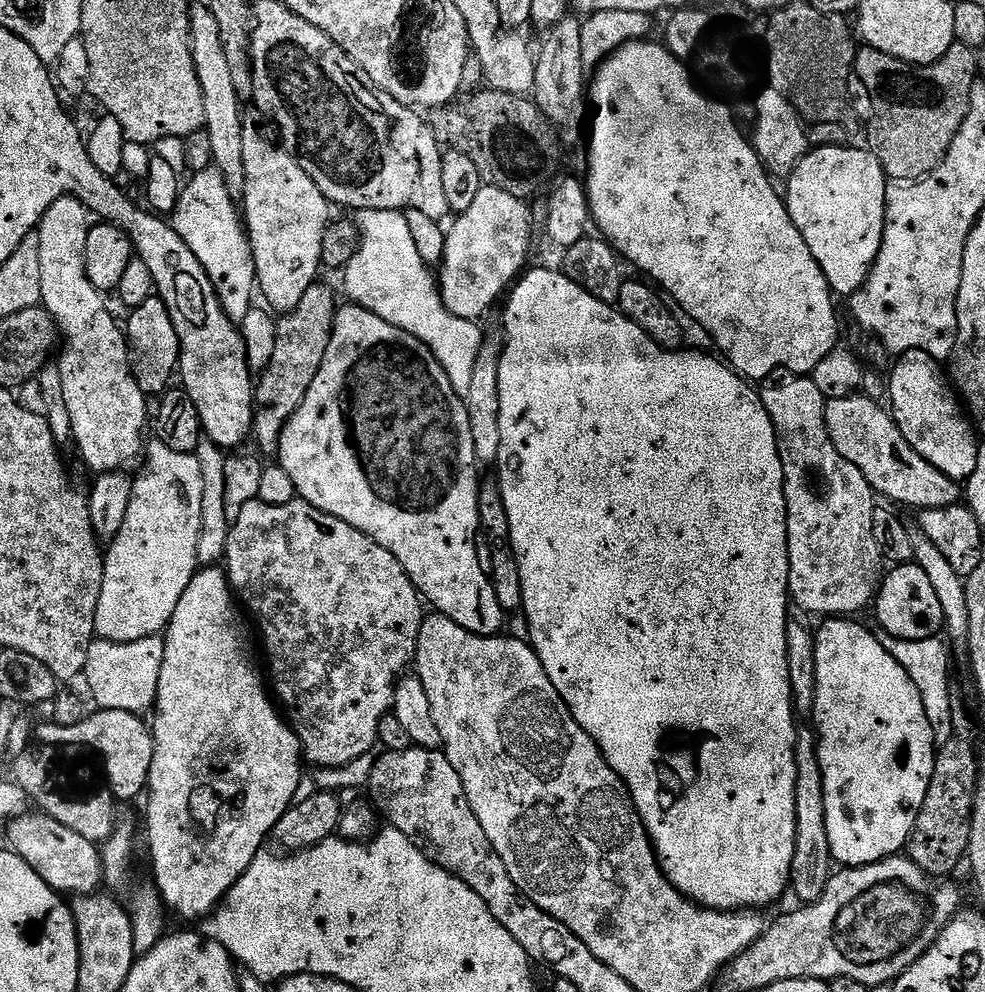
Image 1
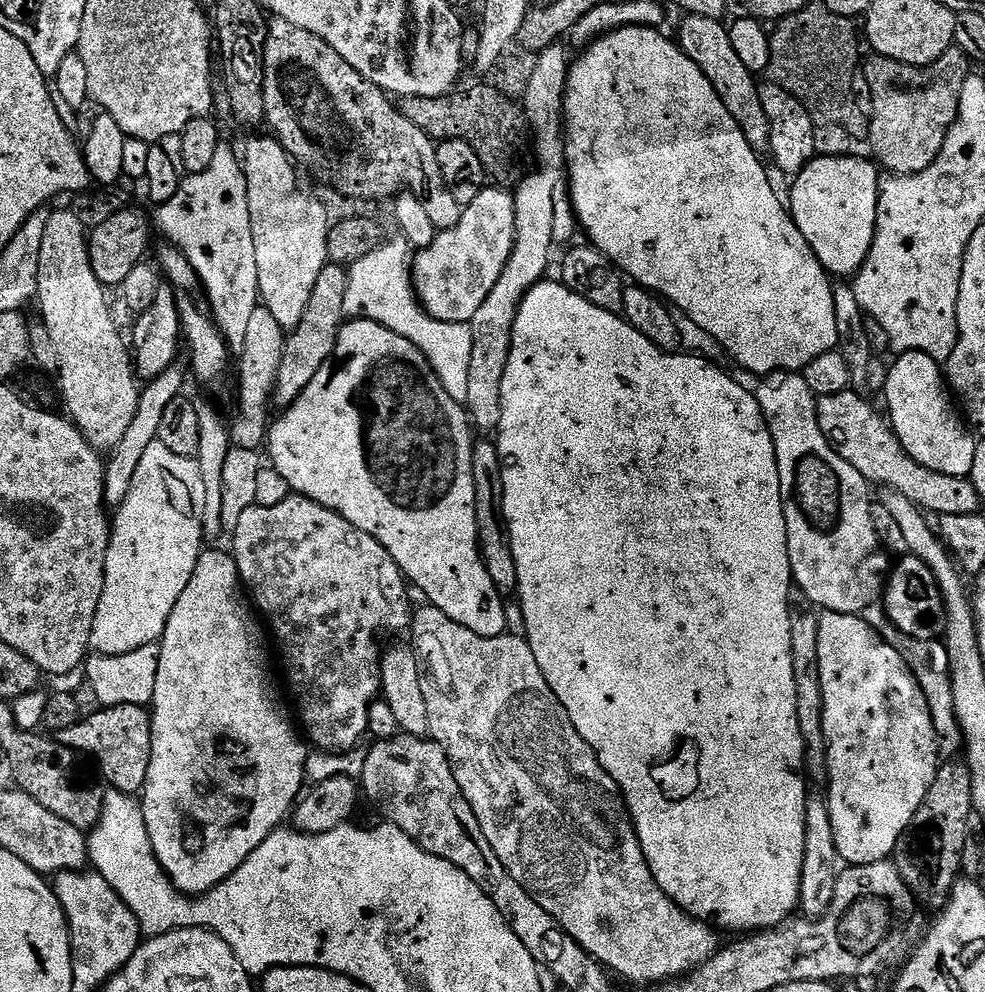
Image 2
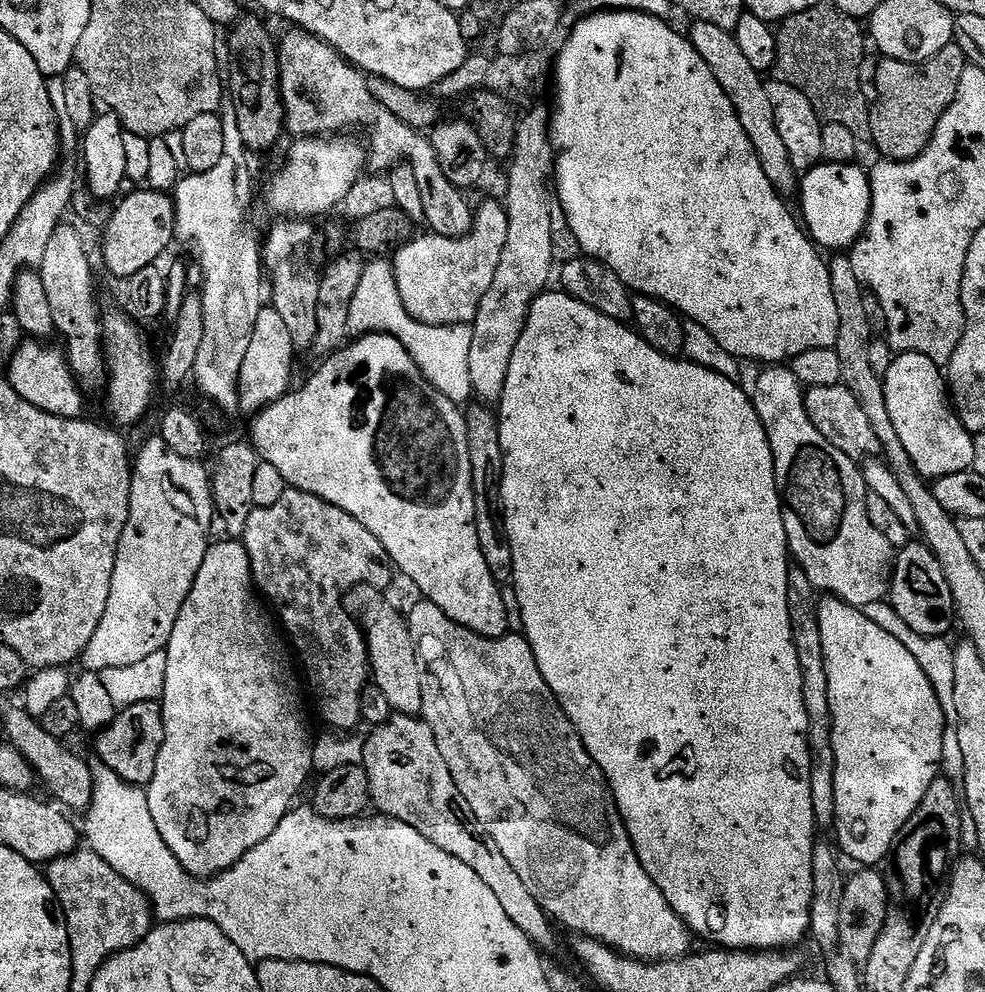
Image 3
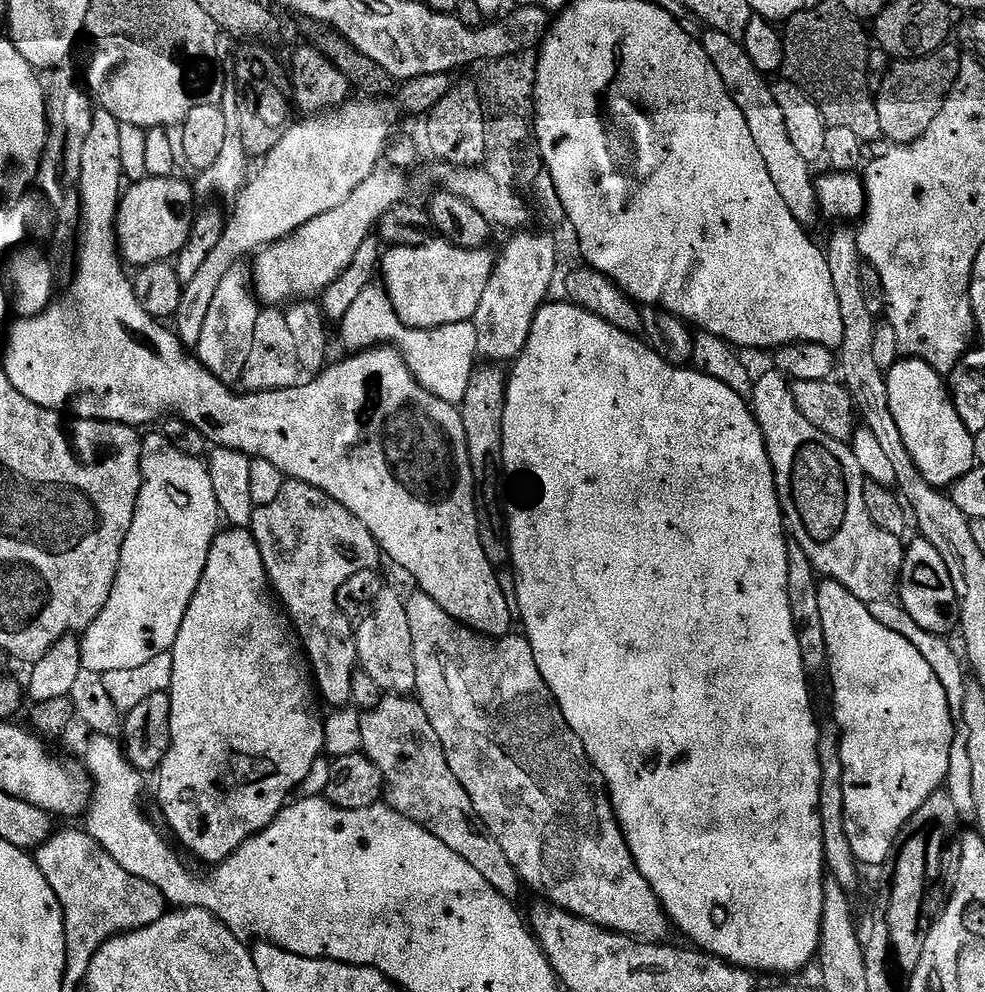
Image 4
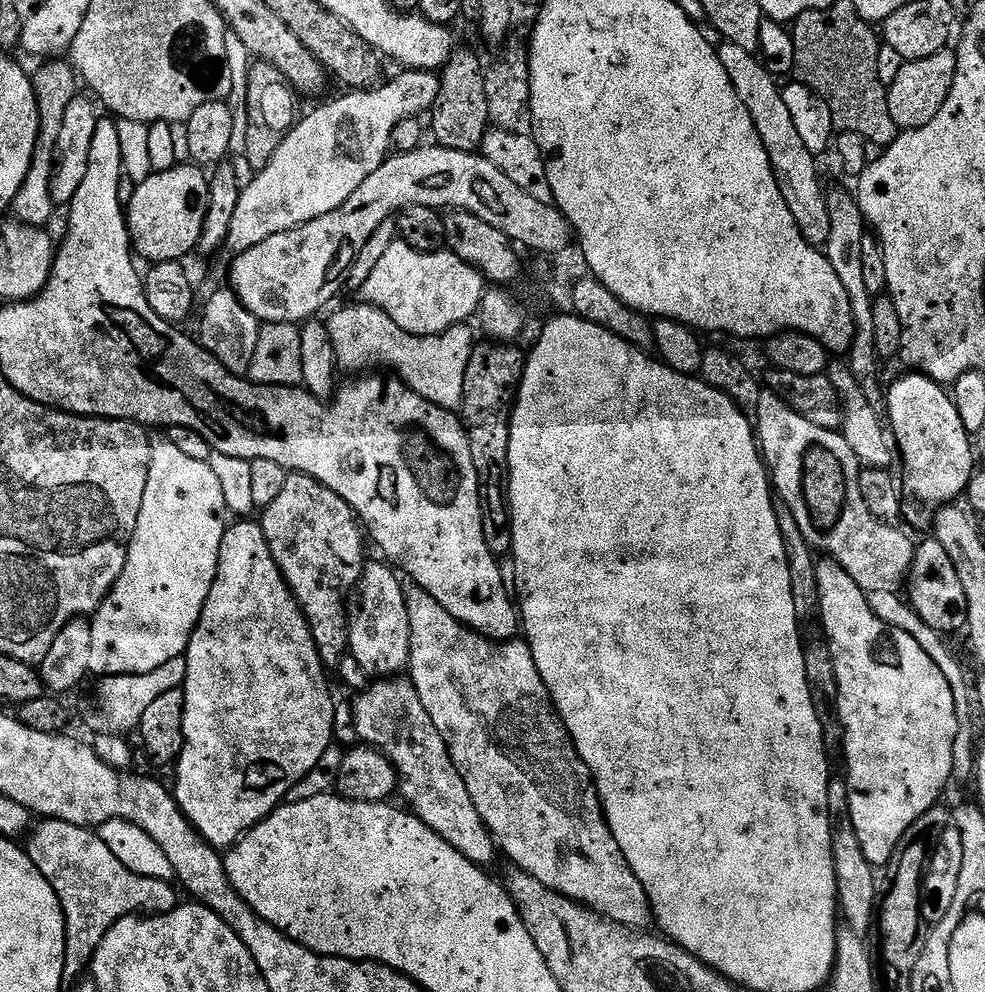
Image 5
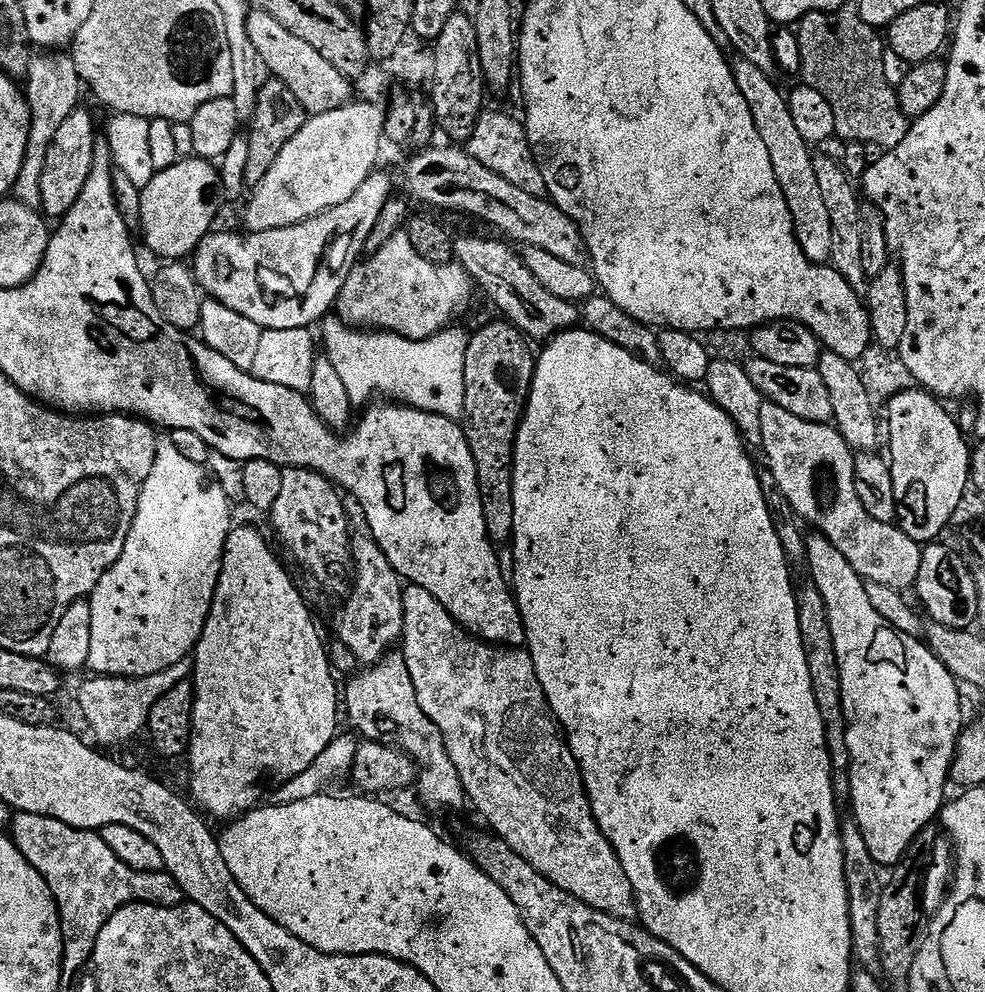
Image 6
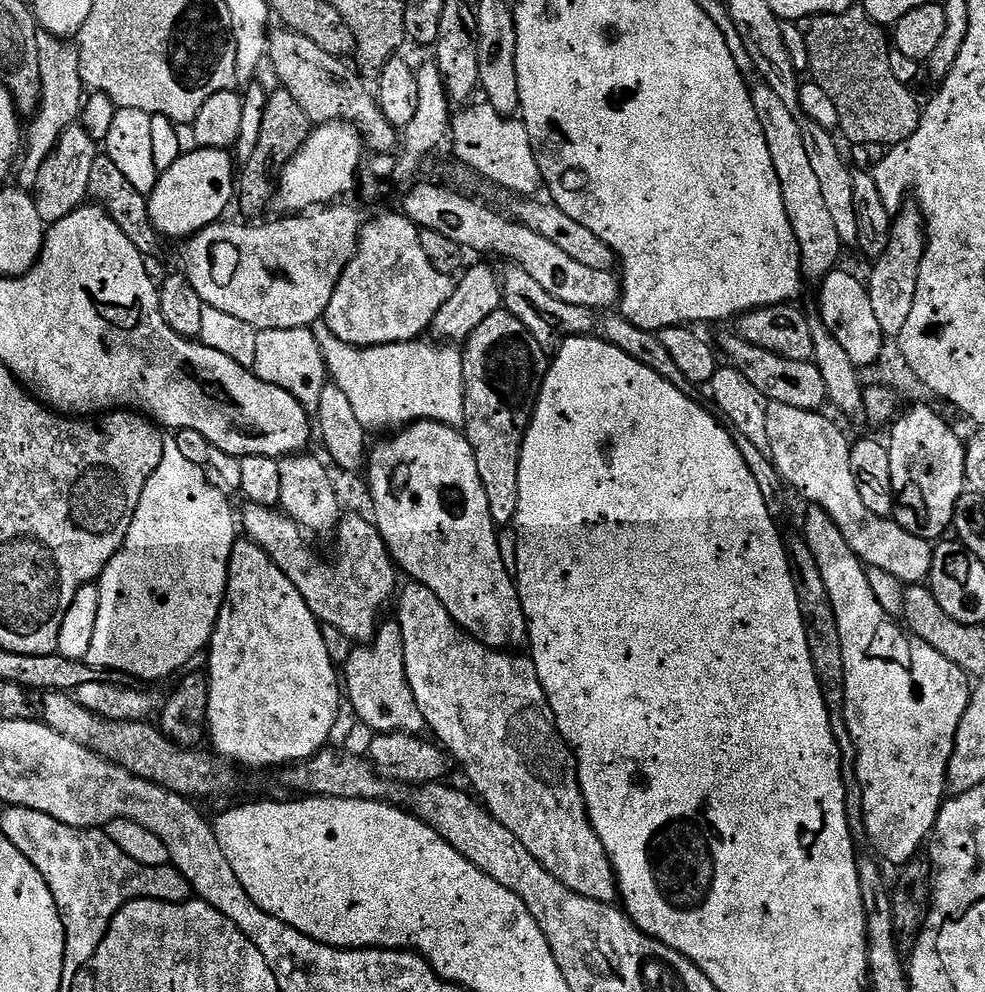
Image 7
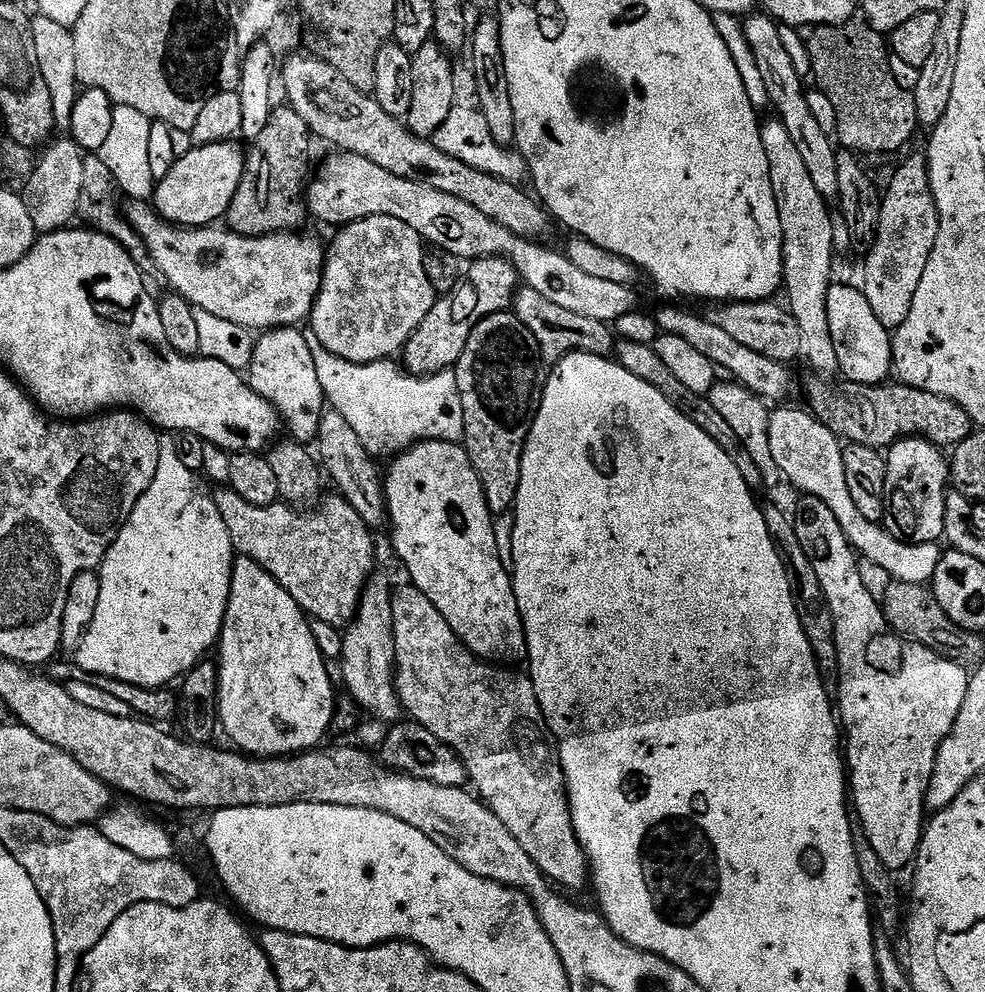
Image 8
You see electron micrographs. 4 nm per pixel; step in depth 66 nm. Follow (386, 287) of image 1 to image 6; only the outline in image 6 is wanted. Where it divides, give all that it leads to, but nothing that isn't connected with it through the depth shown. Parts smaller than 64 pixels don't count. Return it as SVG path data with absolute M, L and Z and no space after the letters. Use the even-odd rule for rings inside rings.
M329 314L322 321L322 329L324 328L322 352L330 358L330 362L334 362L337 373L342 377L342 383L346 385L346 394L350 394L353 405L360 406L364 403L367 405L373 399L372 392L381 392L384 395L381 397L389 401L459 421L464 415L464 399L466 398L464 375L466 374L469 333L456 327L449 326L443 332L438 332L425 340L411 340L393 332L365 330L345 324L339 315Z

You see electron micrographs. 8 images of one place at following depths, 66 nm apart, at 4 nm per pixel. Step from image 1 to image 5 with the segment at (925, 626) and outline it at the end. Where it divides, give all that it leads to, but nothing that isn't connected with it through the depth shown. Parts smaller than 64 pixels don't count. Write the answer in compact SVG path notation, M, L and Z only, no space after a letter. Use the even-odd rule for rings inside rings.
M934 538L927 539L916 544L912 569L908 571L906 581L906 599L918 618L922 618L922 622L926 622L926 626L930 626L935 632L963 633L968 623L966 590L962 590L962 581L958 579L958 570L954 570L954 562L950 562L950 554L946 554L946 550L942 550L942 546Z

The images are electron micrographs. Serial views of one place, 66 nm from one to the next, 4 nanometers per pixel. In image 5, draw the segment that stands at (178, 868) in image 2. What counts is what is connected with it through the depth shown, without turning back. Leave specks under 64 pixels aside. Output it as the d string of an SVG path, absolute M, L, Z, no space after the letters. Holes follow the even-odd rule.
M240 518L224 529L222 546L218 550L218 568L214 578L214 586L210 586L210 594L206 604L202 606L202 614L192 637L188 642L183 658L185 662L185 678L182 685L184 693L184 717L182 718L182 734L184 735L184 749L174 761L176 768L176 788L174 795L182 814L194 826L194 830L208 845L217 850L227 850L255 824L266 819L275 808L289 799L288 792L292 792L316 767L320 759L328 752L328 747L334 744L334 710L337 701L332 700L332 692L328 689L326 665L314 646L312 630L304 611L298 606L294 594L288 589L280 567L274 562L274 554L270 554L266 534L259 522L252 518Z

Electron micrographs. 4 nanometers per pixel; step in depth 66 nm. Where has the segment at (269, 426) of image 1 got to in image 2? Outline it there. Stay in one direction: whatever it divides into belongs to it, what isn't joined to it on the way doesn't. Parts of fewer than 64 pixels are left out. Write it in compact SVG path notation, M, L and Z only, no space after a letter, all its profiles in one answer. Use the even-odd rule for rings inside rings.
M329 263L318 274L314 290L310 293L310 303L306 305L306 314L302 322L287 333L284 341L284 353L277 368L276 386L272 392L271 403L277 409L288 408L314 382L314 374L332 357L334 346L338 342L340 327L345 324L344 307L346 306L346 286L348 285L348 268L343 264Z

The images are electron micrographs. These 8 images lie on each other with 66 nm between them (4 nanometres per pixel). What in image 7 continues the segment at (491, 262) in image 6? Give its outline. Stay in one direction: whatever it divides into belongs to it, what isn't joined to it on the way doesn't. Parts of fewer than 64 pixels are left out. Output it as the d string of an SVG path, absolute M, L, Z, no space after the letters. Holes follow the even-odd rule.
M508 266L508 269L502 272L500 294L506 311L514 314L514 318L518 318L518 322L522 322L522 326L526 326L530 334L534 334L534 338L546 352L558 348L562 339L569 336L589 335L594 330L592 328L595 324L596 327L598 324L593 309L568 304L554 298L541 283L535 278L530 278L530 274L526 274L526 270L522 270L519 266Z

